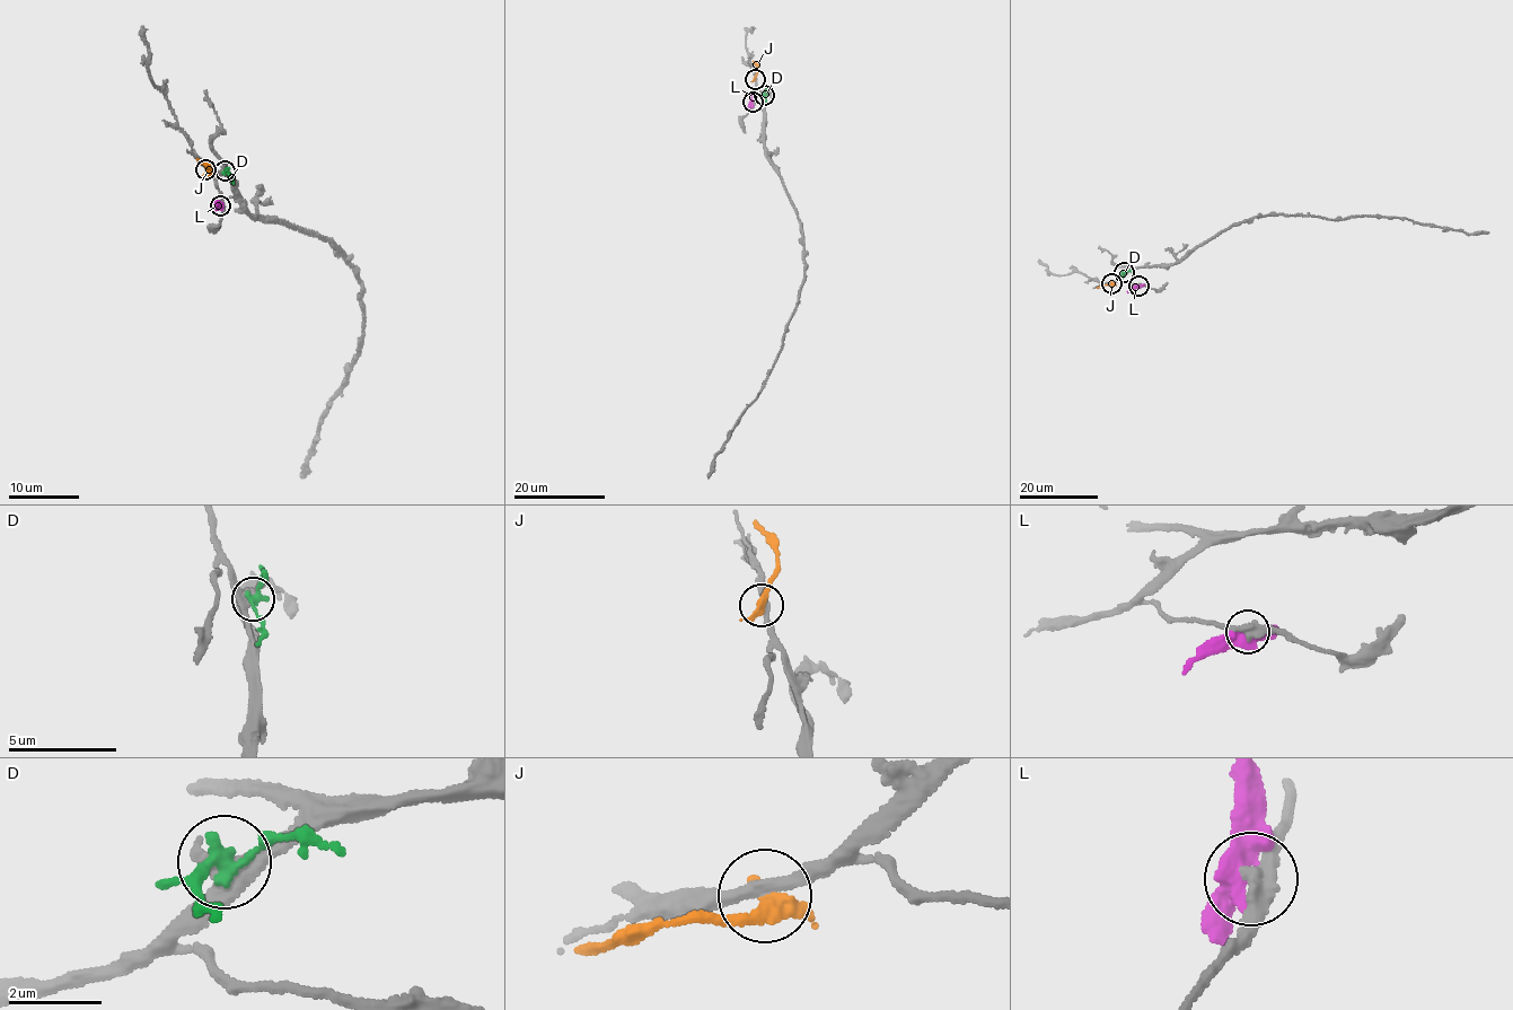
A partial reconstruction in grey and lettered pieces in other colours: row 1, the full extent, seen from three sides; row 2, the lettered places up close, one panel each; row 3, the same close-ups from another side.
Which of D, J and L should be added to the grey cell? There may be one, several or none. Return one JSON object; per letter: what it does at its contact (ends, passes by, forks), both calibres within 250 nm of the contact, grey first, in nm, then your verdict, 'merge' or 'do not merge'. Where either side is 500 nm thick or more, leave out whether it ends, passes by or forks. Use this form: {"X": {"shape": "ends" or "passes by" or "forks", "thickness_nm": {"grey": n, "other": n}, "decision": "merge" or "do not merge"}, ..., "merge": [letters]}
{"D": {"shape": "passes by", "thickness_nm": {"grey": 360, "other": 280}, "decision": "do not merge"}, "J": {"shape": "ends", "thickness_nm": {"grey": 260, "other": 400}, "decision": "do not merge"}, "L": {"shape": "passes by", "thickness_nm": {"grey": 380, "other": 440}, "decision": "do not merge"}, "merge": []}

